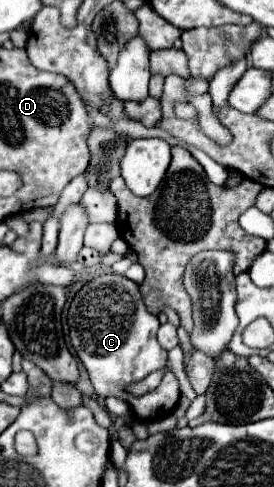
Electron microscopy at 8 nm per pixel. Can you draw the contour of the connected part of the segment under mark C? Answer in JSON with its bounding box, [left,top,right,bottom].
[67,273,179,421]

